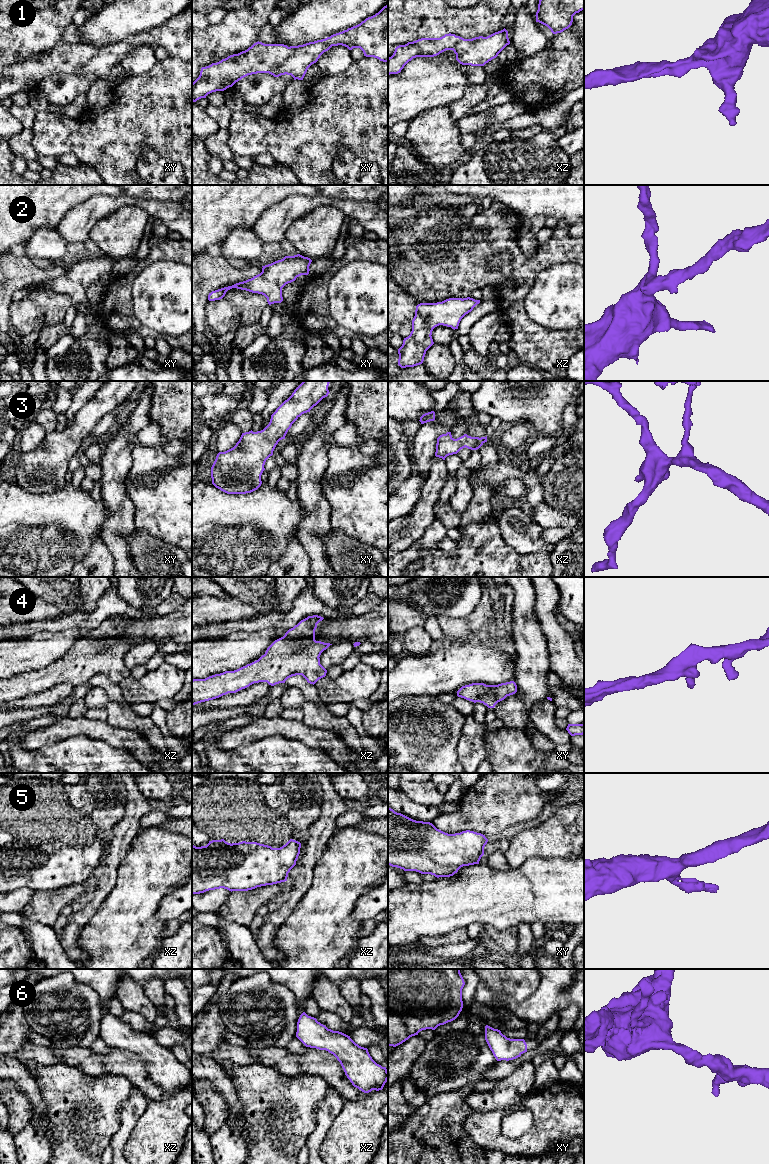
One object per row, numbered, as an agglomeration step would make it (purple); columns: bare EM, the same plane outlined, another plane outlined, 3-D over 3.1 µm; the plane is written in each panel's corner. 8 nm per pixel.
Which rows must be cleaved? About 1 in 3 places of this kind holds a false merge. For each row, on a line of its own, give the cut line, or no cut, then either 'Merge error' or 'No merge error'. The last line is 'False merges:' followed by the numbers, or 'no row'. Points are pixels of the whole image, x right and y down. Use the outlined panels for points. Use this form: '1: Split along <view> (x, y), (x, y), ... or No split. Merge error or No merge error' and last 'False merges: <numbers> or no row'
1: No split. No merge error
2: No split. No merge error
3: No split. No merge error
4: No split. No merge error
5: No split. No merge error
6: No split. No merge error
False merges: no row

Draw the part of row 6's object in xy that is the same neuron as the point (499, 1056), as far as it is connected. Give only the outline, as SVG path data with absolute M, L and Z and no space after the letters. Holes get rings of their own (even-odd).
M488 1025L485 1026L485 1040L497 1061L513 1060L527 1052L524 1039L510 1039Z

